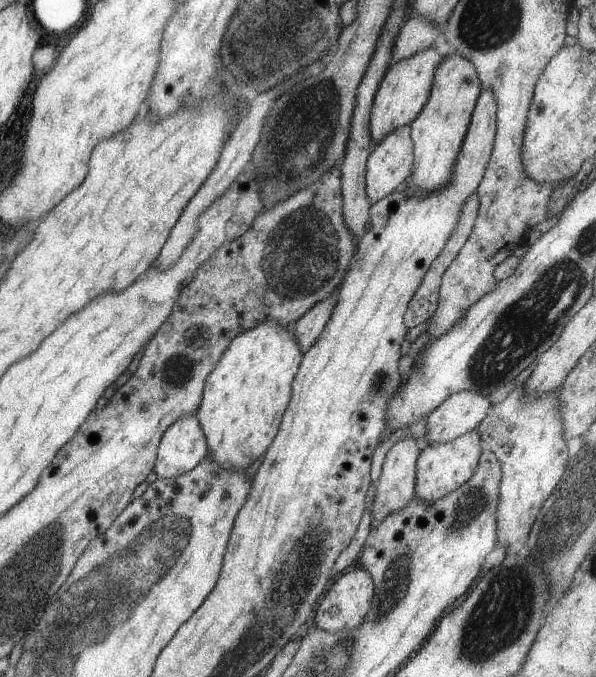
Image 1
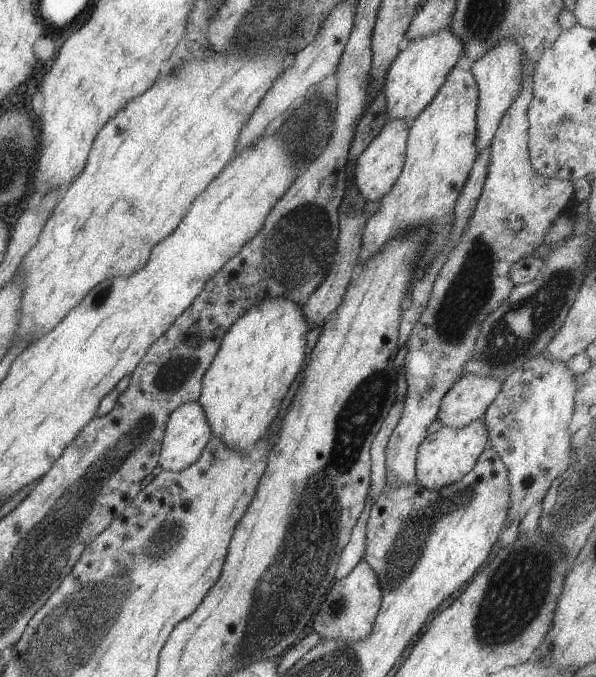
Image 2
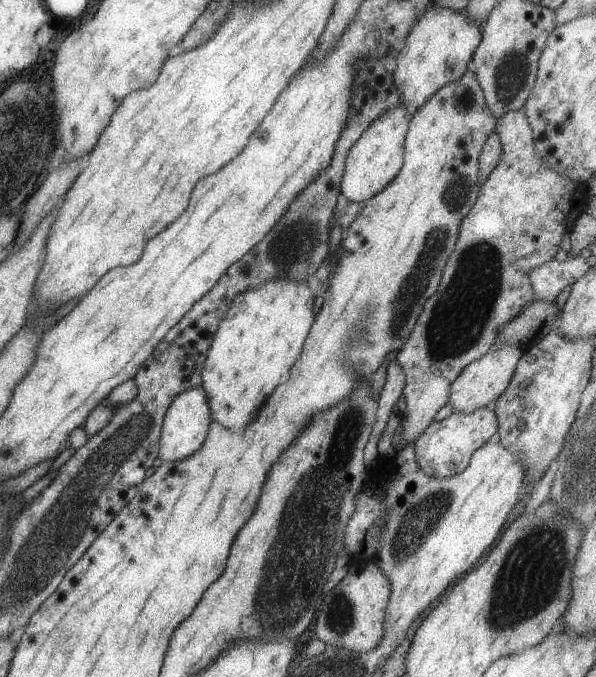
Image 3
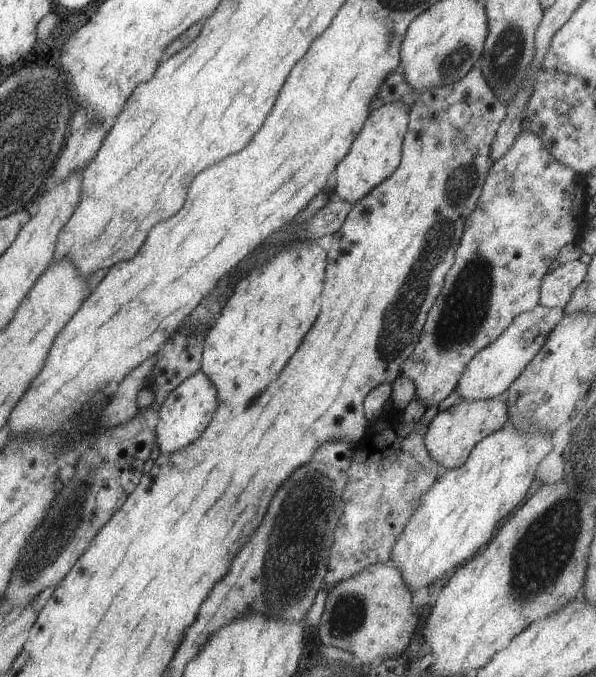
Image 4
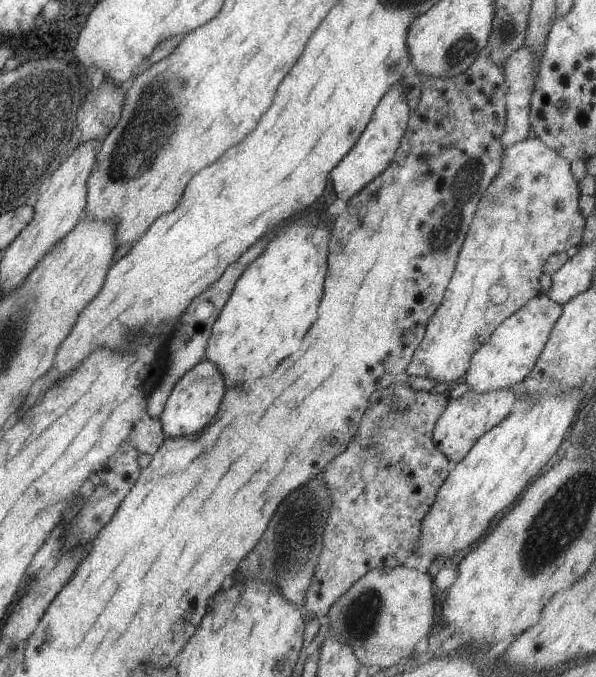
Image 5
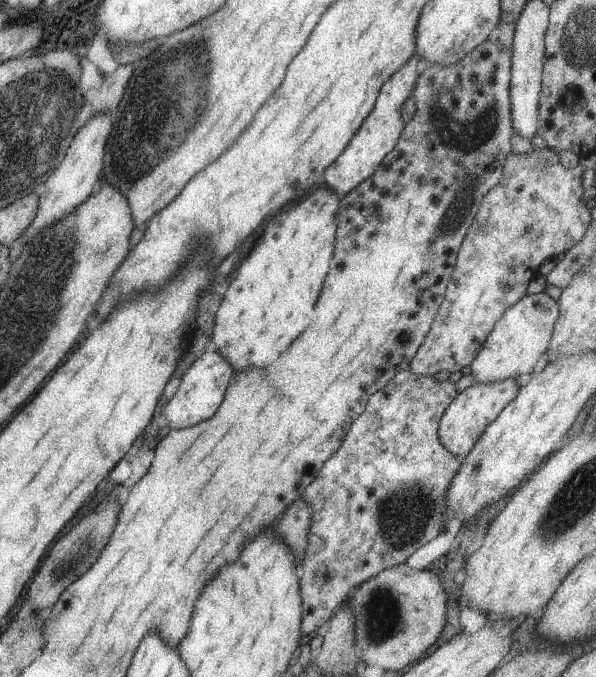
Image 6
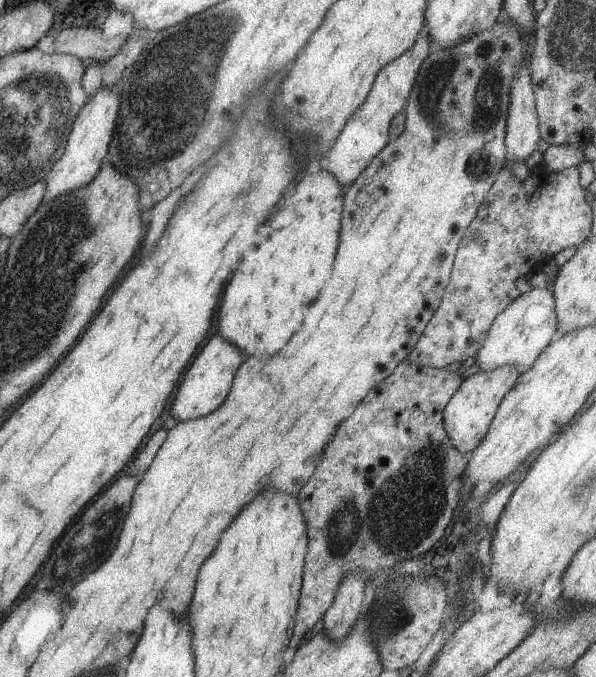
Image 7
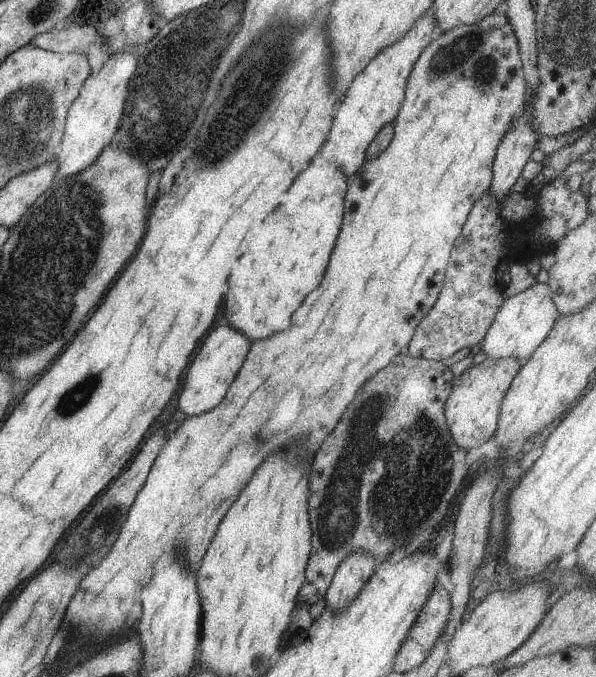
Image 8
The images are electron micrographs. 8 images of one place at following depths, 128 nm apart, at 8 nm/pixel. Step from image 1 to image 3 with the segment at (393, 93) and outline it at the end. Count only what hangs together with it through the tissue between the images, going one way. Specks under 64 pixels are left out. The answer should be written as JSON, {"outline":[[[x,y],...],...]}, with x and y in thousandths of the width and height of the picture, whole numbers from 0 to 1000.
{"outline":[[[730,6],[720,12],[695,41],[686,44],[656,100],[671,154],[693,154],[701,161],[733,133],[789,103],[790,86],[805,65],[809,47],[809,41],[777,18],[735,13]]]}

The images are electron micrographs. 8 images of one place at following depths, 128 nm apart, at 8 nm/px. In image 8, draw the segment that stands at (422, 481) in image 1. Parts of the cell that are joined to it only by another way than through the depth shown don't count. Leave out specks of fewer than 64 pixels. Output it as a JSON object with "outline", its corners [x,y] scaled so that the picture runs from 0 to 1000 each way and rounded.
{"outline":[[[815,527],[809,536],[790,539],[772,555],[762,557],[758,582],[743,601],[752,635],[772,662],[780,666],[805,662],[829,644],[842,589],[872,542],[866,530]]]}

